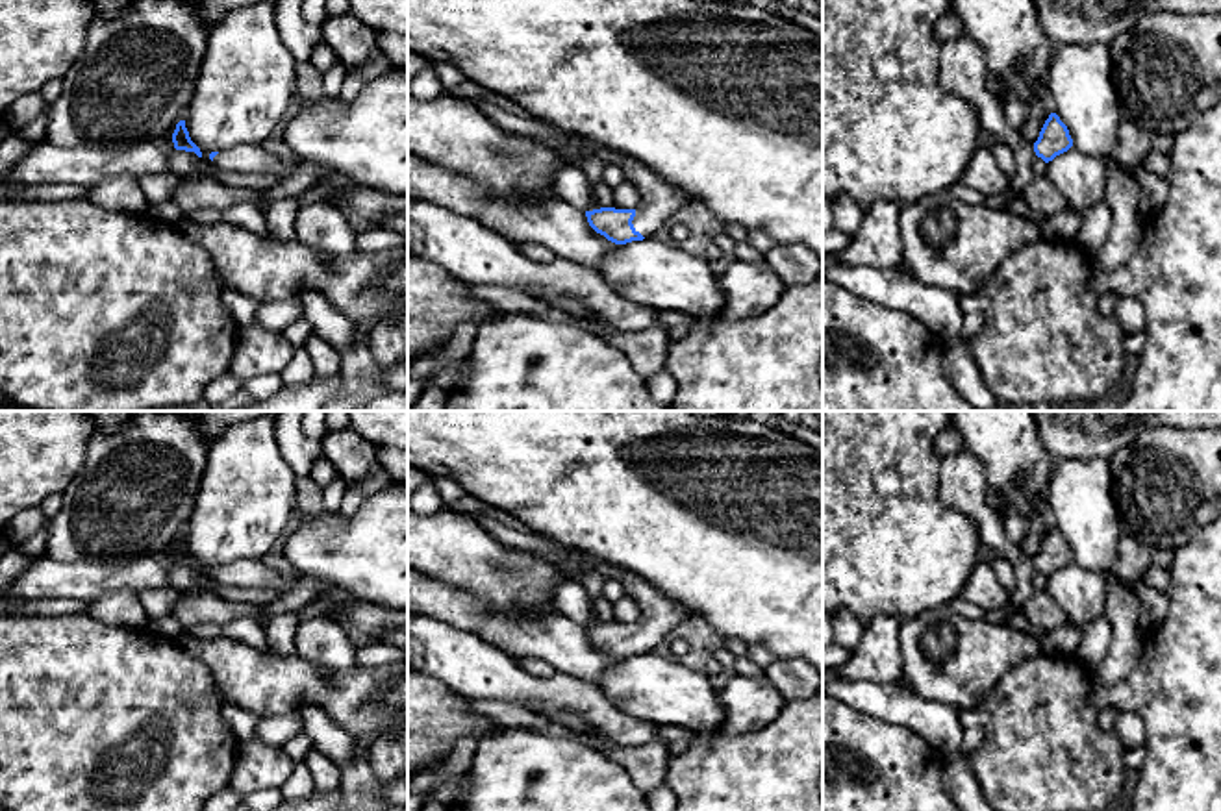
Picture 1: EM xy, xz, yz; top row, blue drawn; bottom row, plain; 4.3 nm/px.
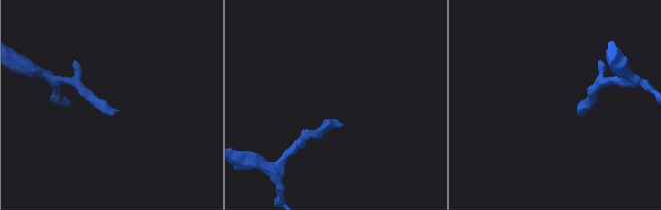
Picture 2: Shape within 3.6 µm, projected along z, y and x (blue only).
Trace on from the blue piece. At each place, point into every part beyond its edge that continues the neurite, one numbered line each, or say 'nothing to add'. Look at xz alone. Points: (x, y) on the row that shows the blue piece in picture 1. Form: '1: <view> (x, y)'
1: xz (660, 200)

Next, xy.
1: xy (251, 158)

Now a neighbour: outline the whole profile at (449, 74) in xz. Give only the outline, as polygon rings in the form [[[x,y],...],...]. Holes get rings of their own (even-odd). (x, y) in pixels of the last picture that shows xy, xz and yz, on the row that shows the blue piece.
[[[434,63],[434,69],[439,76],[439,81],[445,89],[445,93],[448,94],[458,83],[465,81],[465,74],[463,70],[459,70],[458,67],[450,65],[450,63]]]

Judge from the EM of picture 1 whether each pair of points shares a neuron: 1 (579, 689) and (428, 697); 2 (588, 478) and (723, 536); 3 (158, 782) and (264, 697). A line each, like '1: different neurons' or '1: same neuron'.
1: different neurons
2: same neuron
3: different neurons

